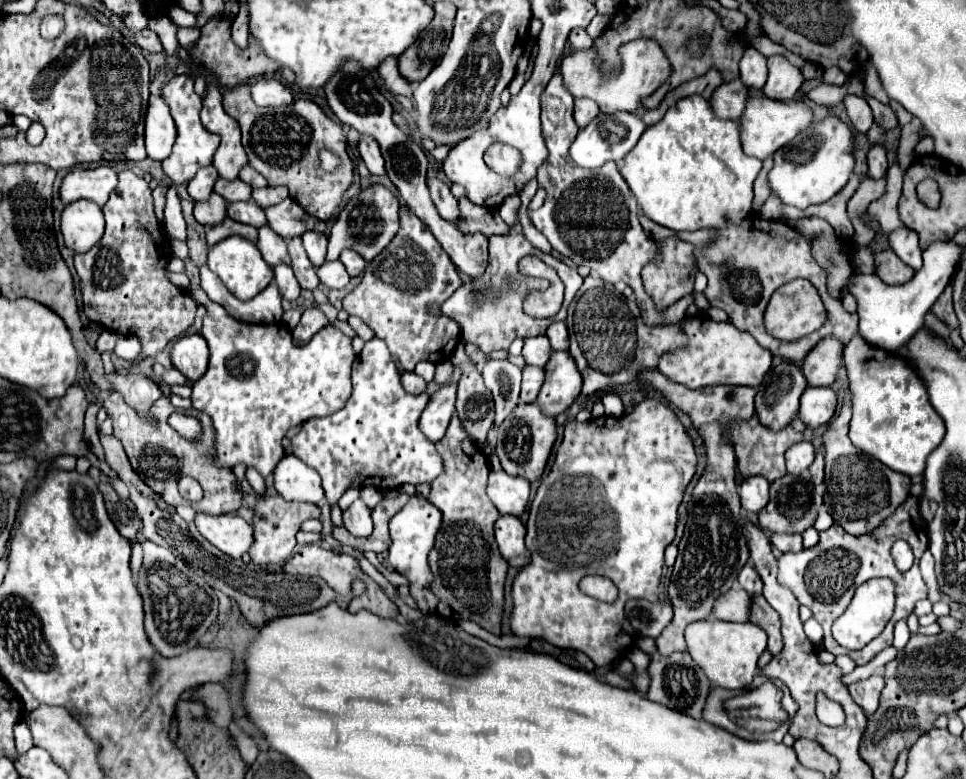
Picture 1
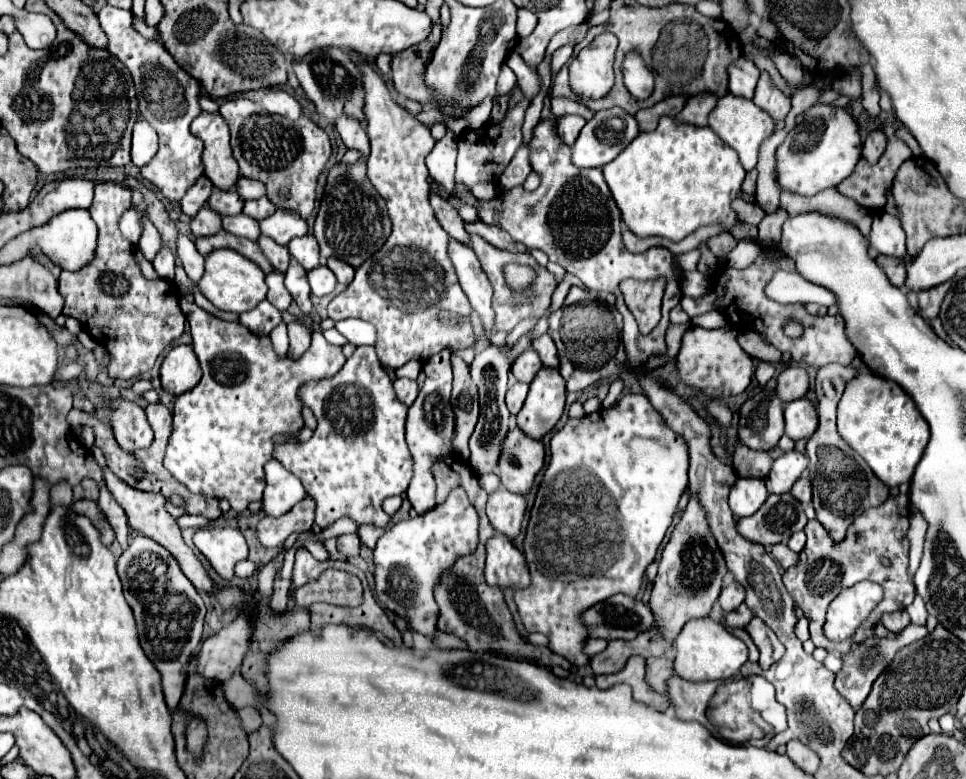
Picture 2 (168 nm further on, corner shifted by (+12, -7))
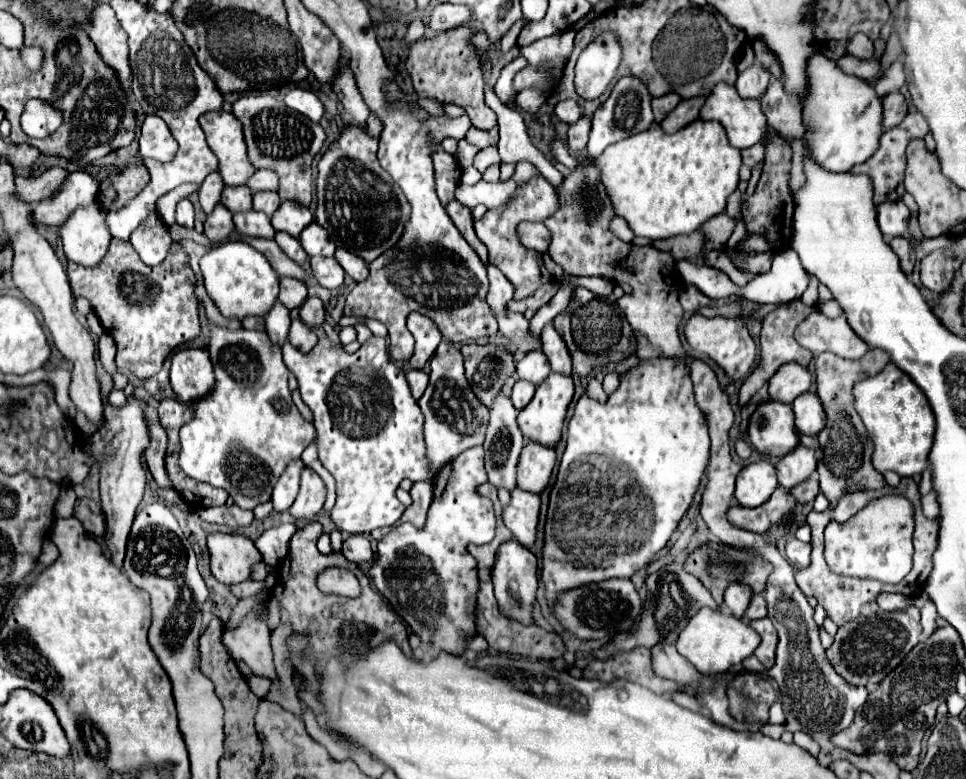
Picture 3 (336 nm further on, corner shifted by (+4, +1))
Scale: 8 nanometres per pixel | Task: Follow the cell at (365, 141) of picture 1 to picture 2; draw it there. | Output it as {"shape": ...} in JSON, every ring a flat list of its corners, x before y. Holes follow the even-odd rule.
{"shape":[[339,116,335,122,335,128,347,148,361,150,363,158,369,156,369,138,367,138,365,128,359,124,359,120,355,120,351,116]]}

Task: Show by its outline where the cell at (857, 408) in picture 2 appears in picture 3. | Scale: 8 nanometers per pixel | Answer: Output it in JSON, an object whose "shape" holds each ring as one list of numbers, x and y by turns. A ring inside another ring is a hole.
{"shape":[[889,362,877,376,857,382,853,386,853,396,855,410,875,444,873,468,881,474,887,470,897,472,899,476,921,474,927,468,927,456,935,434,935,416,921,388]]}

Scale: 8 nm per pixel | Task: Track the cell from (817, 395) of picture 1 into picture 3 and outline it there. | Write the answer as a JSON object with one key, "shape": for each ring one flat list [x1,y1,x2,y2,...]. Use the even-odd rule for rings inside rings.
{"shape":[[805,392,791,404,791,408,795,412,795,428,799,430,799,434,817,436,825,428,827,416,817,394]]}

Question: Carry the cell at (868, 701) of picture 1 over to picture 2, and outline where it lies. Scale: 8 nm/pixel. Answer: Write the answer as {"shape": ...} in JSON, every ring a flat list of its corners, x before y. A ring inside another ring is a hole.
{"shape":[[909,624,909,626,905,626,905,628,903,628,901,632,897,632,897,634,891,634,891,636,885,636,885,638,869,636,865,642,853,644,851,650,841,656,843,666,841,666,841,670,835,674,835,688,837,688,837,690,841,692,841,696,843,696,845,700,849,700,849,704,853,704,853,708,857,710,857,708,863,704,863,700,867,698,867,694,871,692,871,686,873,686,873,682,877,680,877,676,887,668,887,664,893,662,895,654,897,654,901,648,905,648,907,644,925,638,927,634,929,634,929,632,927,632,925,626]]}

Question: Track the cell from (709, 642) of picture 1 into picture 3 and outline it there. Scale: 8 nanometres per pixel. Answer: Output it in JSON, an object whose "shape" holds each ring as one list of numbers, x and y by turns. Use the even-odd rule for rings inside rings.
{"shape":[[701,608,679,634,675,646,677,652,681,652,681,656,685,656,701,674,719,674,727,672,735,664,741,664,757,650,759,644,761,636,757,636,757,632,743,620,711,608]]}

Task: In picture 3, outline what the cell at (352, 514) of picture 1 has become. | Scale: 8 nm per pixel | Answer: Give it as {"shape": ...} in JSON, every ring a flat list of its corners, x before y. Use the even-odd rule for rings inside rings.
{"shape":[[353,534,349,536,349,538,343,542,341,552,343,552,343,556,345,556,349,562,355,562,355,564,373,560,371,544,369,544,369,540,361,534]]}

